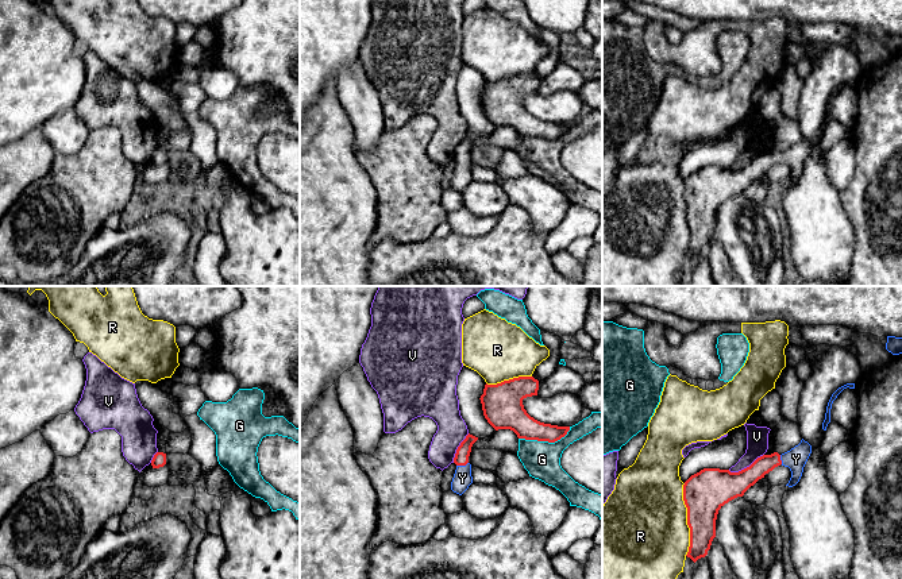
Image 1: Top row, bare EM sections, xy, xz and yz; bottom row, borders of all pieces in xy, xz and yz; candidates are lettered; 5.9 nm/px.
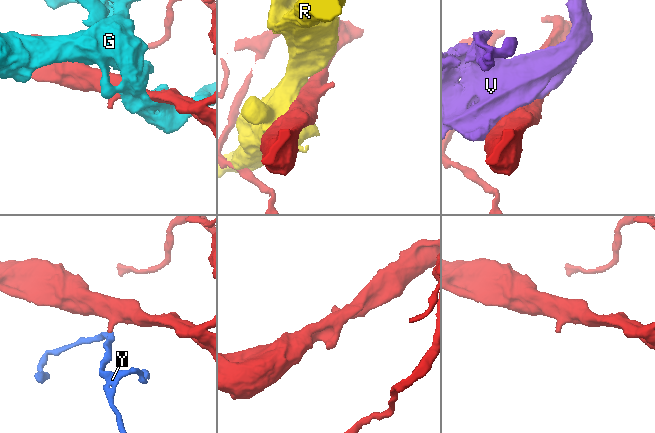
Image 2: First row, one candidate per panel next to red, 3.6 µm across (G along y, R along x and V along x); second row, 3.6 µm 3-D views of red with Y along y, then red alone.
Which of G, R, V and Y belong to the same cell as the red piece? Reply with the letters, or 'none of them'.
Y

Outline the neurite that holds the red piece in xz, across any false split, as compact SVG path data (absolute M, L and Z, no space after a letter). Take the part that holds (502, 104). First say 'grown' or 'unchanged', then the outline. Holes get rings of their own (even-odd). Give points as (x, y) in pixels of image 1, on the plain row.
unchanged; M519 74L497 82L485 82L481 101L483 113L496 127L510 127L519 136L555 140L564 135L570 124L544 121L531 115L523 97L537 93L539 78Z

